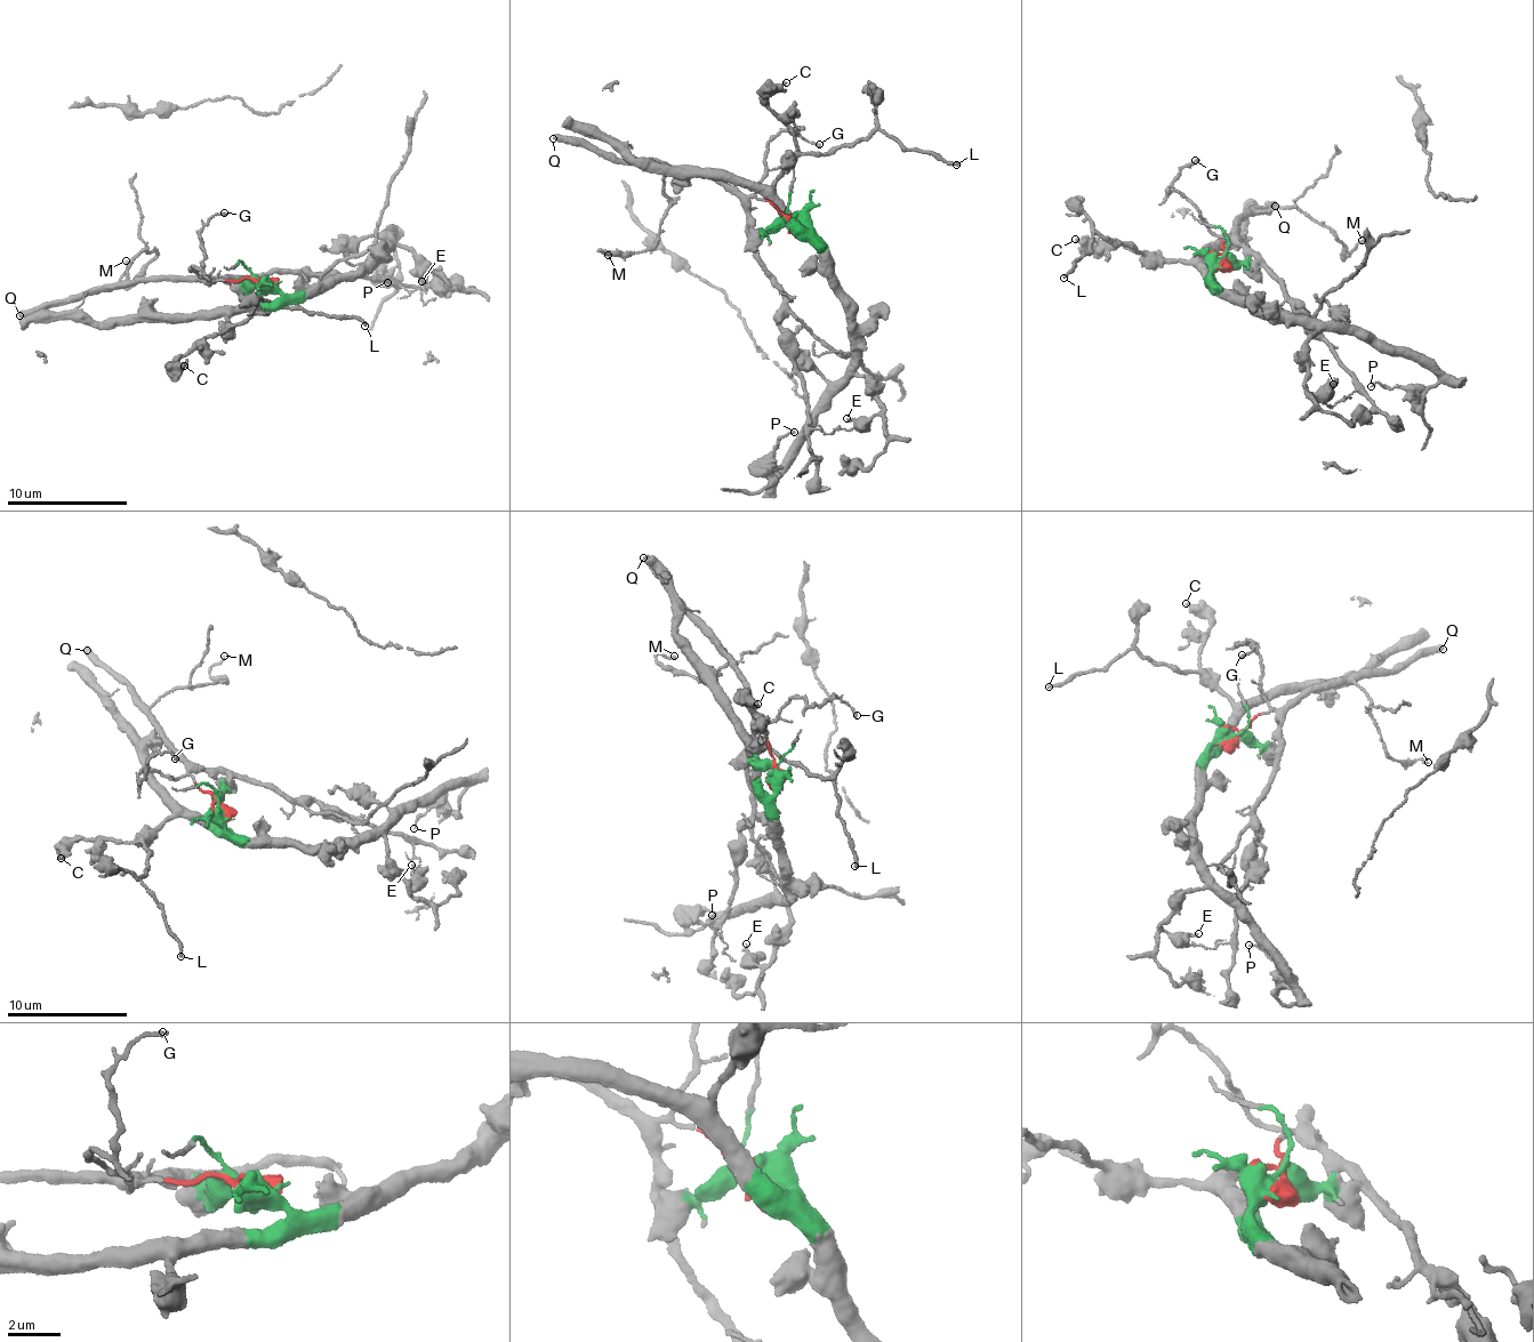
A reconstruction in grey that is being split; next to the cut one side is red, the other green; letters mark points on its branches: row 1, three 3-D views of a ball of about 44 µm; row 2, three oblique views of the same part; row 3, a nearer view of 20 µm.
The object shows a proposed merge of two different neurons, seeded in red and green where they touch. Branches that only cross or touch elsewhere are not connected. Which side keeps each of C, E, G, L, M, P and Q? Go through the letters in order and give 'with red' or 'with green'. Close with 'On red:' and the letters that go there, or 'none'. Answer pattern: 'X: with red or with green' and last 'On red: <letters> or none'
C: with green
E: with green
G: with red
L: with green
M: with red
P: with green
Q: with red
On red: G, M, Q

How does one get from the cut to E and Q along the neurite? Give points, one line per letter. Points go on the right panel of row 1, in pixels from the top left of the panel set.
E: (1220, 262), (1214, 266), (1214, 281), (1236, 290), (1261, 311), (1314, 327), (1304, 387), (1316, 394), (1334, 384)
Q: (1222, 262), (1222, 244), (1239, 230), (1241, 219), (1252, 208), (1268, 208), (1271, 202), (1276, 207)

